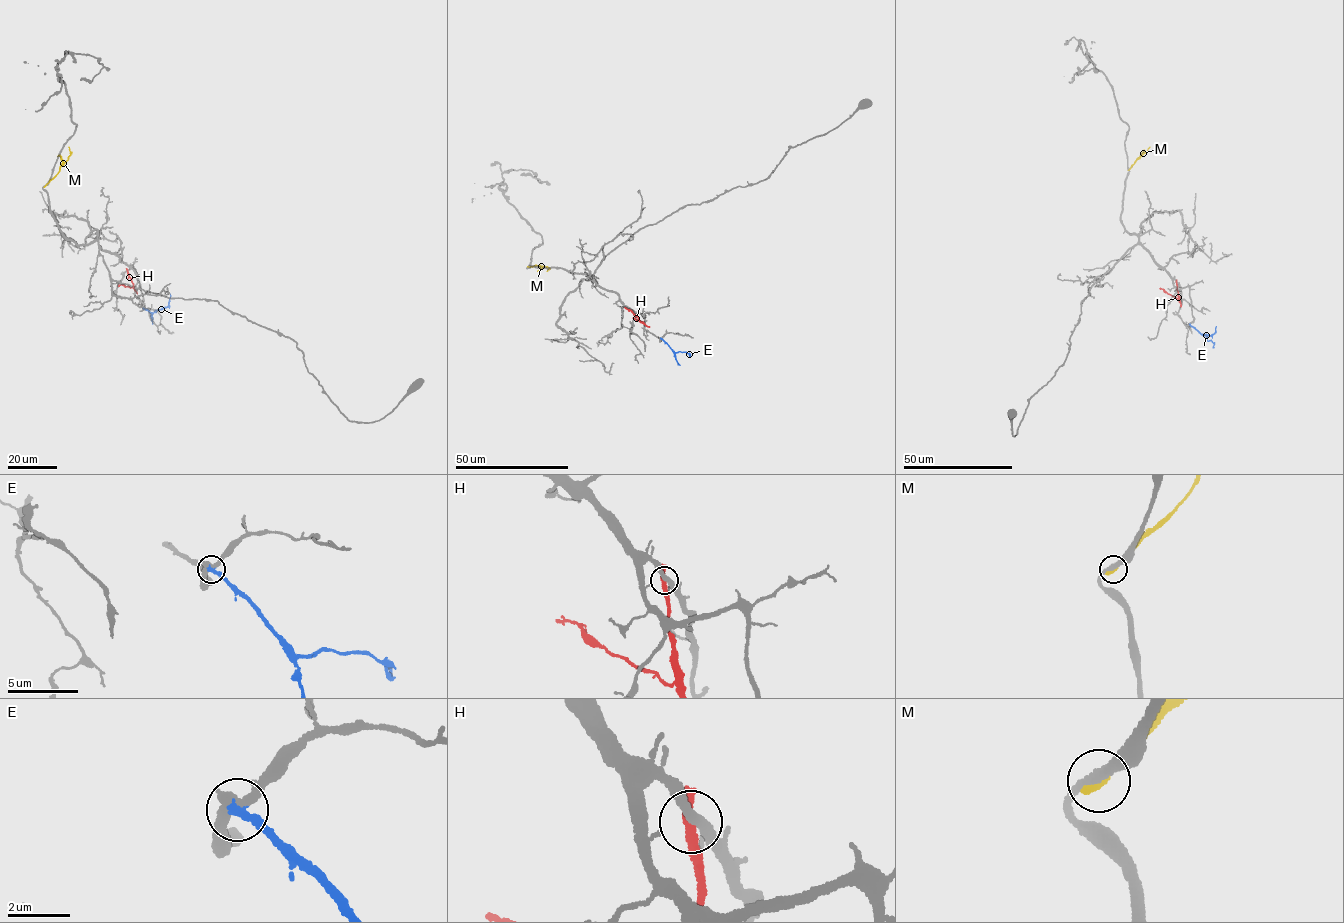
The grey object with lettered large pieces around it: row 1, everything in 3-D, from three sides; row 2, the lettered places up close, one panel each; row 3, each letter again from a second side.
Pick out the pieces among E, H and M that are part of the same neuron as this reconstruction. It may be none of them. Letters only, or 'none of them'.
E

